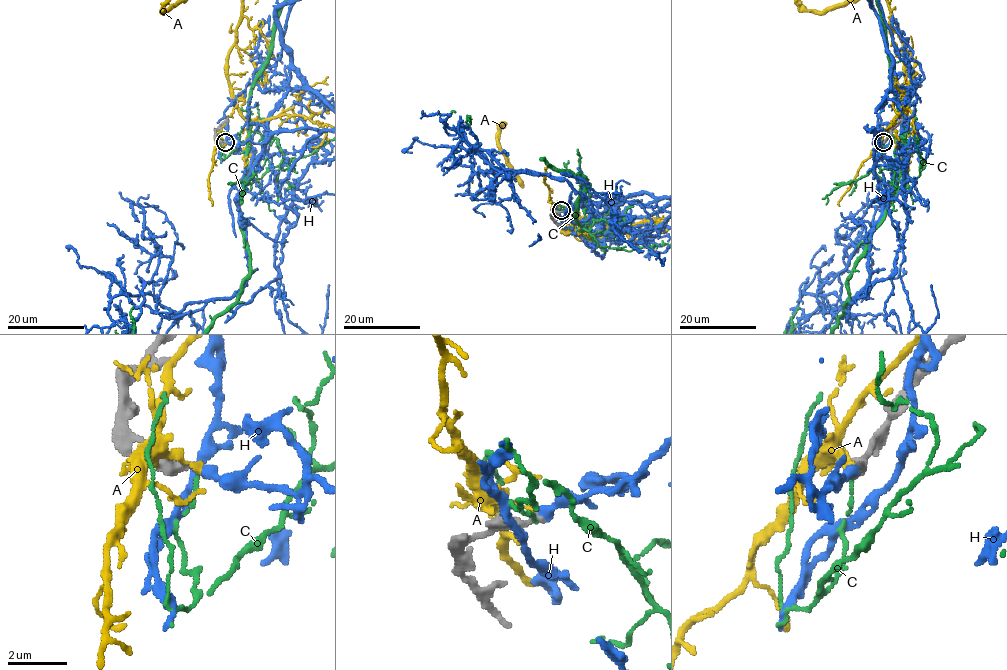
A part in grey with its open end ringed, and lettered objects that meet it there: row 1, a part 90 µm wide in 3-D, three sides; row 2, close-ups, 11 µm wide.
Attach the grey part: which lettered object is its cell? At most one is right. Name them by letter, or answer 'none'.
H

